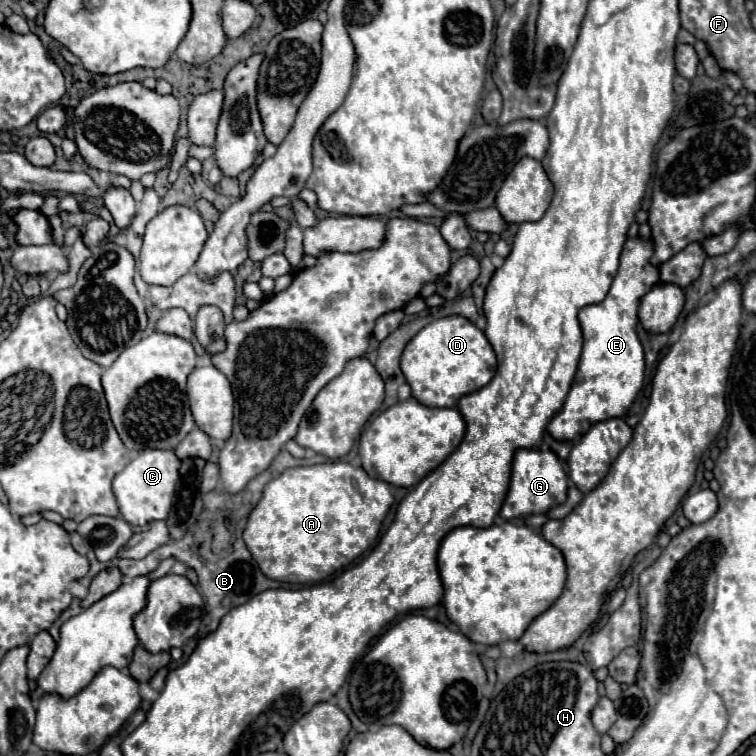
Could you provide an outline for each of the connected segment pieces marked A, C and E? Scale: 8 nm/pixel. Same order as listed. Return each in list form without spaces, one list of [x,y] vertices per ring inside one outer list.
[[[345,461],[293,467],[267,483],[263,497],[247,517],[243,541],[269,579],[283,583],[321,583],[373,545],[391,503],[393,495],[385,481],[373,479],[361,467],[353,467]]]
[[[145,449],[141,451],[121,473],[115,475],[113,479],[113,493],[121,511],[121,517],[129,521],[133,527],[143,527],[151,521],[167,519],[169,509],[173,503],[173,493],[175,493],[175,483],[179,477],[179,467],[181,461],[173,451],[163,451],[163,449]]]
[[[639,237],[627,239],[607,297],[601,303],[581,309],[581,329],[585,335],[581,365],[575,373],[573,387],[567,393],[563,409],[547,425],[547,431],[553,439],[573,441],[575,437],[585,435],[595,423],[623,417],[643,387],[645,359],[635,325],[641,297],[659,281],[659,269],[649,263],[651,255],[651,243],[645,243]]]

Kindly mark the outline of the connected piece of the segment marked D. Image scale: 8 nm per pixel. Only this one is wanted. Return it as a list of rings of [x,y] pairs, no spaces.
[[[459,315],[435,319],[423,327],[401,355],[401,371],[411,387],[413,399],[425,407],[455,407],[463,395],[485,387],[495,375],[497,359],[491,343],[471,321]]]

